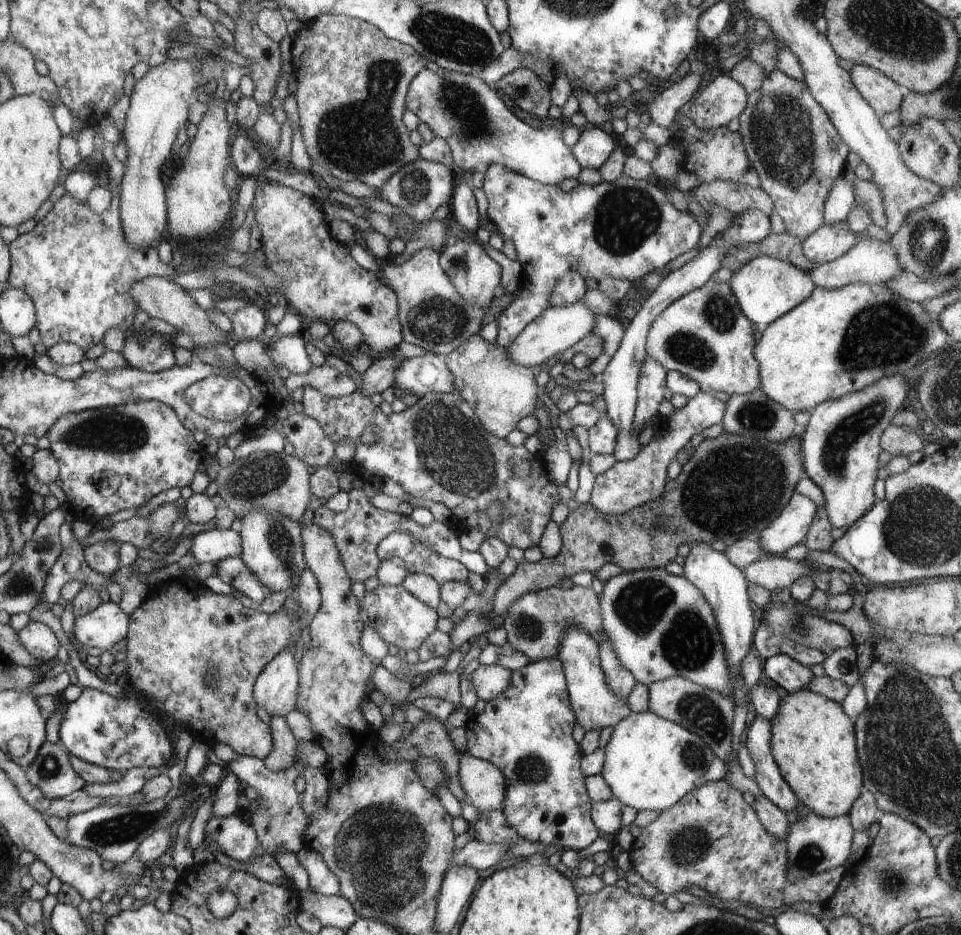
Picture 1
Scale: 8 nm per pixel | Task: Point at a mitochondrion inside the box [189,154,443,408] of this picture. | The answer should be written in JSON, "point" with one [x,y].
{"point":[414,186]}

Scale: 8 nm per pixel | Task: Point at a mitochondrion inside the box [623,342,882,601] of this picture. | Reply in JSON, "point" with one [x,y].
{"point":[698,504]}

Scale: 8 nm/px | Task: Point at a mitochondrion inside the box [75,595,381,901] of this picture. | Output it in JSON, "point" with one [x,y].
{"point":[118,829]}

